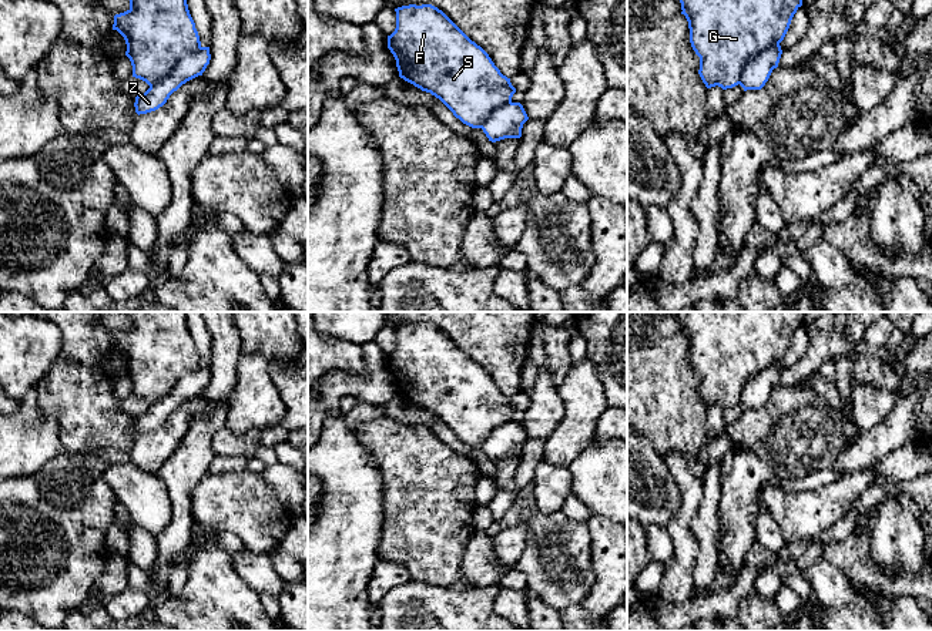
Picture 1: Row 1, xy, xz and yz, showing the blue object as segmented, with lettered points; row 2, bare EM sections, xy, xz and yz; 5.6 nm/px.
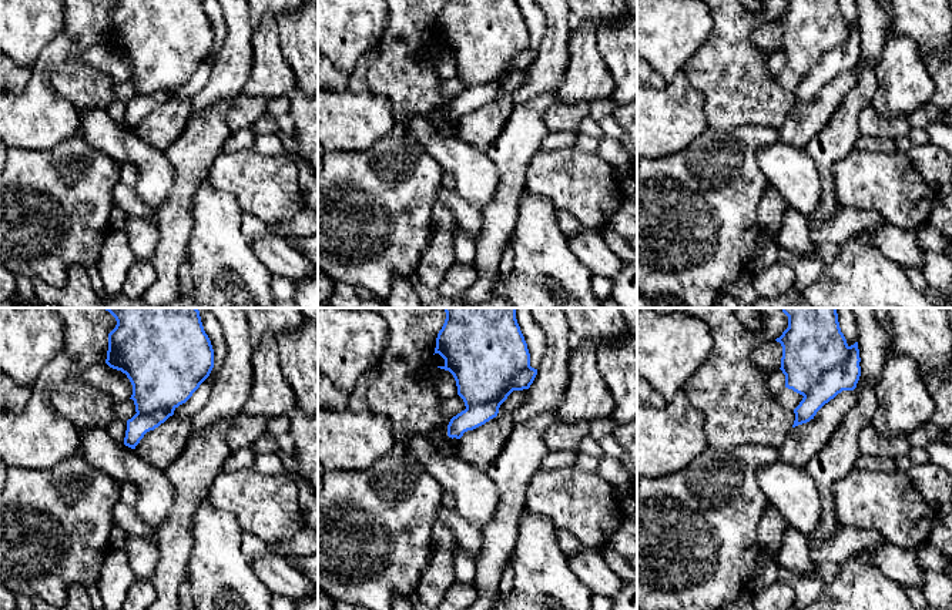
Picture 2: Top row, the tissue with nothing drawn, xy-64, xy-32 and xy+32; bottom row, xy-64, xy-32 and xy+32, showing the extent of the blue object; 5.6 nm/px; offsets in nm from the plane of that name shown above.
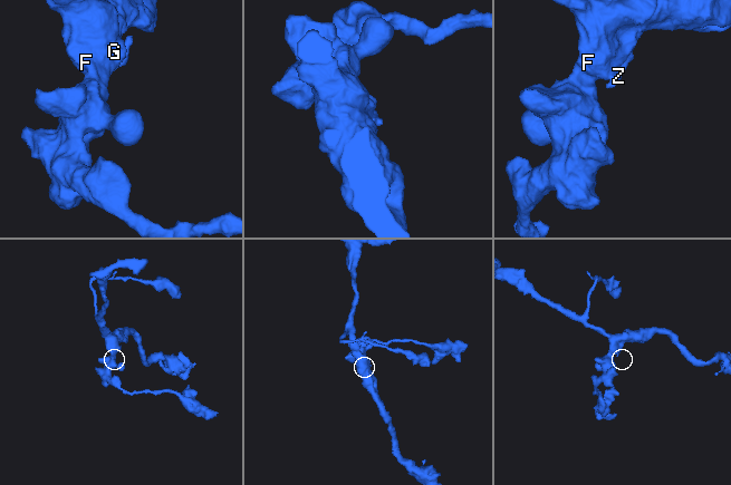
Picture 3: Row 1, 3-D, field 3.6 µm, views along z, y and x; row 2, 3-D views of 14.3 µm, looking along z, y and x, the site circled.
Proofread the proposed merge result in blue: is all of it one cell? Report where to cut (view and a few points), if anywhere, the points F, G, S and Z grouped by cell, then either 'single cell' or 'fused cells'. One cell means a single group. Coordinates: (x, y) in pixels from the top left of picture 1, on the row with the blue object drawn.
cut xy (200, 46), (185, 53), (150, 87); groups F G S / Z; fused cells

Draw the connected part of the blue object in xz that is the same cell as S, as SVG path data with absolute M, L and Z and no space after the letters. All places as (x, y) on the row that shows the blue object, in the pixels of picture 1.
M409 4L395 11L396 28L388 36L388 48L396 60L400 78L439 98L472 128L482 128L495 110L512 103L516 88L510 78L442 10L432 4Z

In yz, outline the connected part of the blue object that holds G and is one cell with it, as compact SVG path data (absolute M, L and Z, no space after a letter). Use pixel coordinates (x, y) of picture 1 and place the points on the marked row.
M680 0L707 88L740 84L745 64L784 40L802 0Z

